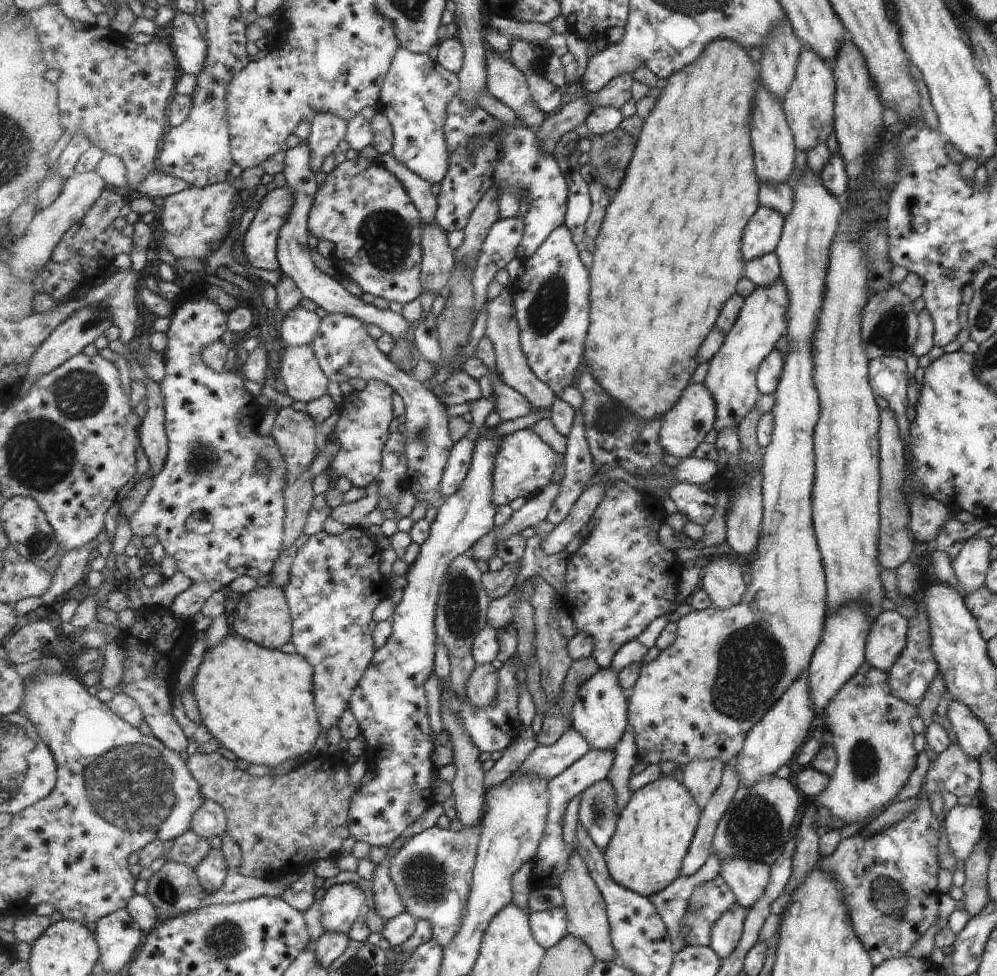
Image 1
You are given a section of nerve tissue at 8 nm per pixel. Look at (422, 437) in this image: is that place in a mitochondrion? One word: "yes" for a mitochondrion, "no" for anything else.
yes

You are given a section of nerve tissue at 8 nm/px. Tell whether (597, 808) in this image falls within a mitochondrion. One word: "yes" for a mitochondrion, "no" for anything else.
yes

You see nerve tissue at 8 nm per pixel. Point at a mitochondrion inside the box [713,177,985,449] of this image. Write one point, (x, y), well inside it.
(891, 333)

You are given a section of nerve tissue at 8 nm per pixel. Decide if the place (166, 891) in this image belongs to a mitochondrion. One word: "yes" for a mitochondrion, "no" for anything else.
yes

